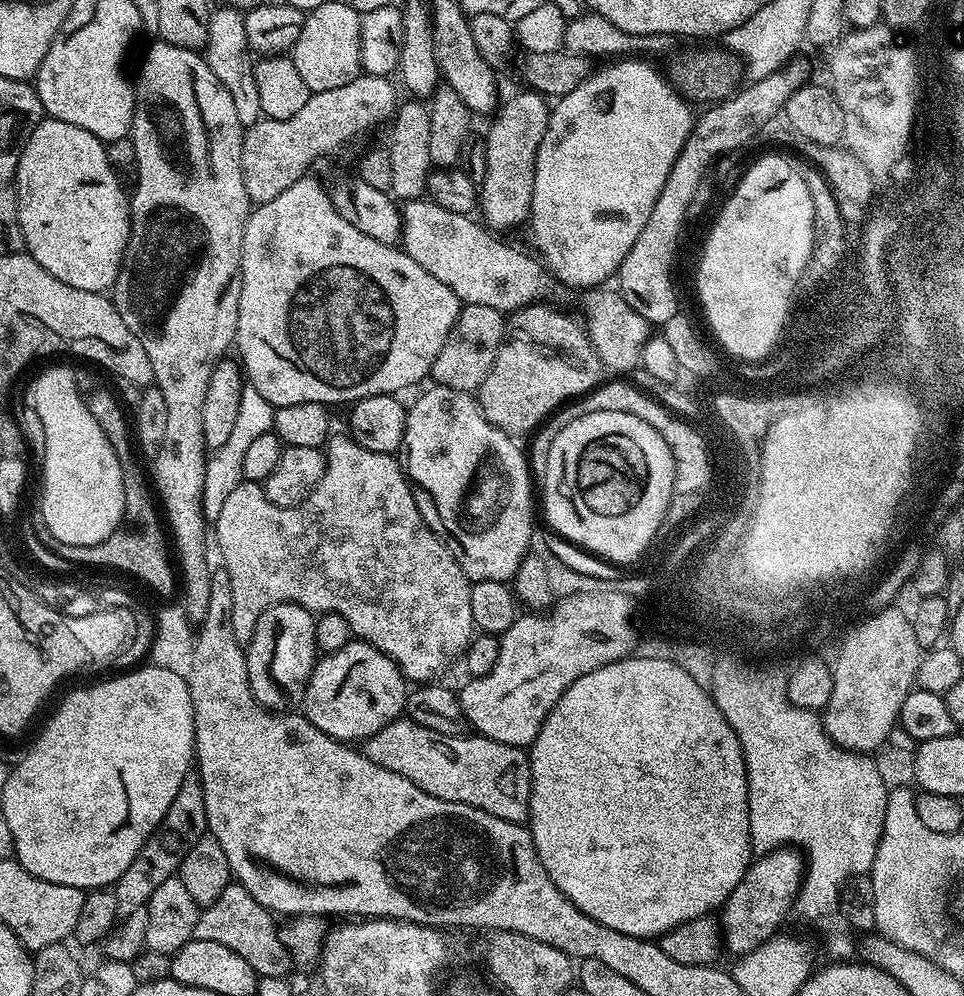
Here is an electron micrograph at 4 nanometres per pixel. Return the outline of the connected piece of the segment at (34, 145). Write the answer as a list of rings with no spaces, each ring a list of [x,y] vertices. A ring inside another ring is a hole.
[[[45,118],[30,134],[16,167],[16,205],[20,211],[20,229],[27,255],[50,270],[54,278],[77,290],[107,293],[113,287],[124,264],[124,251],[132,232],[130,196],[110,166],[105,141],[82,126]]]

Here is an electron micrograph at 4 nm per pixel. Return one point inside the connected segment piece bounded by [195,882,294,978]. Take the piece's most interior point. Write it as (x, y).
(236, 920)

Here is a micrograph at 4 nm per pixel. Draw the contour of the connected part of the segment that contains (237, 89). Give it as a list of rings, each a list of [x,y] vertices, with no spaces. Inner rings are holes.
[[[221,6],[208,18],[208,42],[202,49],[202,55],[208,61],[210,70],[230,90],[230,98],[234,98],[234,110],[238,110],[238,122],[245,126],[257,124],[262,118],[258,102],[258,86],[254,82],[254,53],[248,46],[244,12],[239,8]]]

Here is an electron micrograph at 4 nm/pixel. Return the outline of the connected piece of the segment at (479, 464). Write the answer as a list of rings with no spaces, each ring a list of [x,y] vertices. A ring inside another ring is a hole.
[[[441,384],[431,386],[413,404],[408,408],[408,417],[406,418],[406,430],[404,431],[403,451],[408,451],[408,464],[406,460],[406,475],[408,483],[412,485],[412,493],[414,494],[414,502],[418,506],[418,510],[422,514],[422,518],[428,525],[434,525],[434,531],[441,540],[447,544],[448,549],[452,552],[452,556],[458,562],[458,566],[468,576],[469,581],[478,580],[502,580],[511,581],[515,577],[518,566],[529,555],[529,544],[531,536],[534,533],[532,527],[532,483],[533,477],[530,475],[528,461],[525,453],[520,452],[520,448],[515,439],[503,432],[498,426],[494,426],[480,413],[480,406],[477,397],[471,392],[463,392],[462,390],[454,390],[447,388]]]

